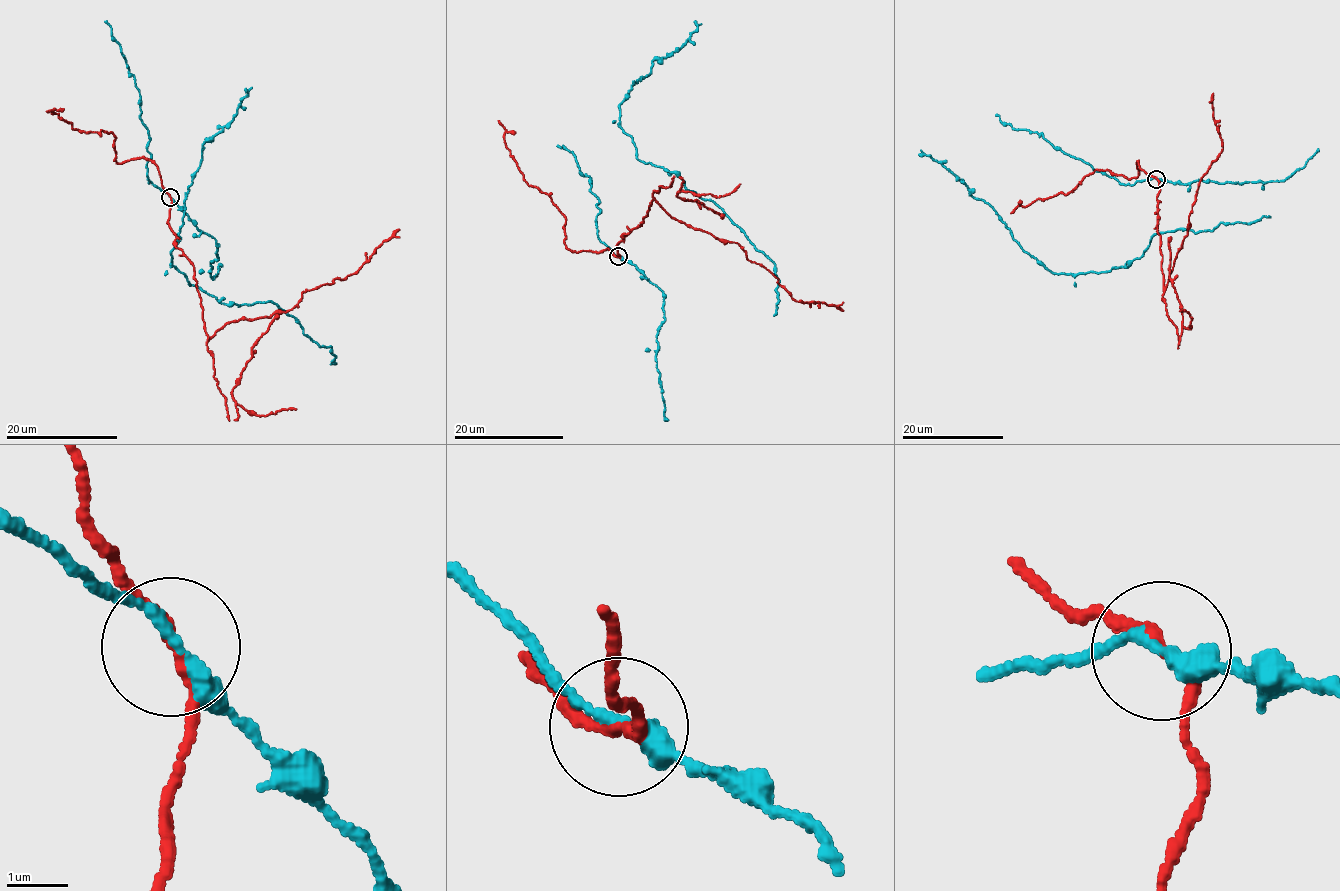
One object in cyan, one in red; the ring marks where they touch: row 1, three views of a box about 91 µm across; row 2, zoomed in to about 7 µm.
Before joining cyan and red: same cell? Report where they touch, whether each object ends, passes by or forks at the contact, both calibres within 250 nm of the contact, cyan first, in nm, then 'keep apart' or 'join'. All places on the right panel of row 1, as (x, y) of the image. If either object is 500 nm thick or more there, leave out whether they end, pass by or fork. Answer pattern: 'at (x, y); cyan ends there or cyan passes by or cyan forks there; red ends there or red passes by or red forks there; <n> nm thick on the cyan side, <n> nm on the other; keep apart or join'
at (1156, 179); cyan passes by; red passes by; 240 nm thick on the cyan side, 160 nm on the other; keep apart

